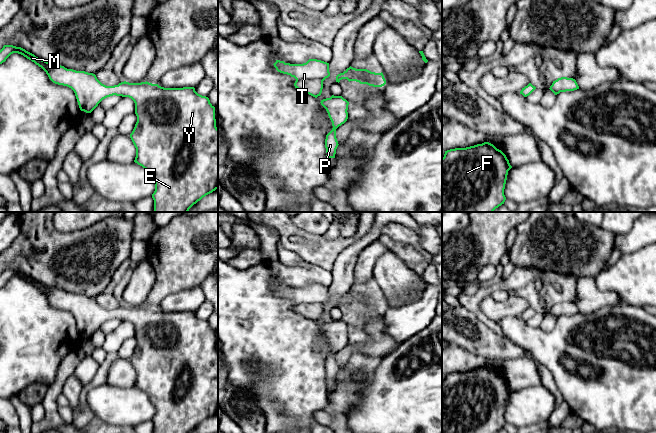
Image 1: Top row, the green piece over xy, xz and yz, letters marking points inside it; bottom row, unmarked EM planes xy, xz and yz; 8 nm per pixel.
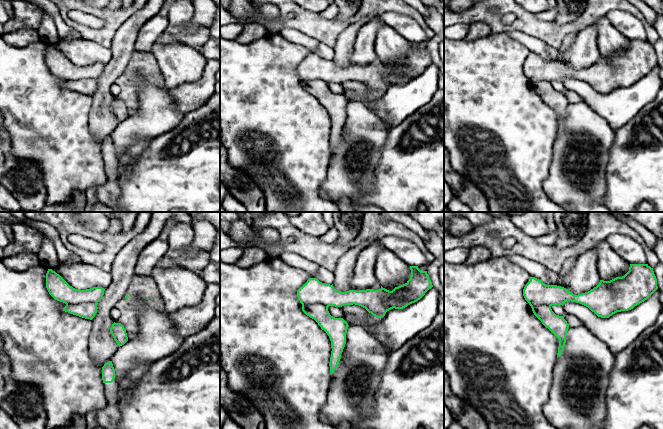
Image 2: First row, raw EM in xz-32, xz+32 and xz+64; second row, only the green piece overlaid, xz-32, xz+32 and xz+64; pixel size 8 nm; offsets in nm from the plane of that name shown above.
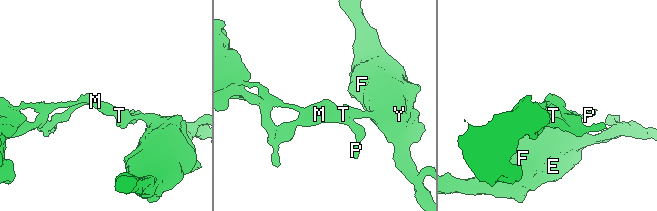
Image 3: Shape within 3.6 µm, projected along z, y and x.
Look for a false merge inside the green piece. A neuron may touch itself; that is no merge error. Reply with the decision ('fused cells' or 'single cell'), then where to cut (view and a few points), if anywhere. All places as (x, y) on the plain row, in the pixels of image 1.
single cell; no cut

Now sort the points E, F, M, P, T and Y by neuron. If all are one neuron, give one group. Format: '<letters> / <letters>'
E F M P T Y

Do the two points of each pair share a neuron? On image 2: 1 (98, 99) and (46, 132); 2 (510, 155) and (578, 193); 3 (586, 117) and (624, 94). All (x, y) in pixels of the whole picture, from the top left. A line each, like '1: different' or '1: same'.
1: different
2: different
3: different

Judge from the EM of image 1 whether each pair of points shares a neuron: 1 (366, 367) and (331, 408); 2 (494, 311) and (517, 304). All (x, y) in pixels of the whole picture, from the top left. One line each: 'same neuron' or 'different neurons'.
1: same neuron
2: same neuron

